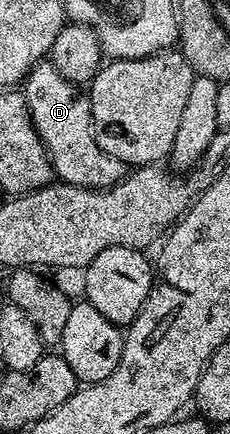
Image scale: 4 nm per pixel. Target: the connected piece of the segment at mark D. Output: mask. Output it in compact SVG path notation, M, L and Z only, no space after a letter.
M45 60L34 66L29 77L23 83L23 93L25 95L25 105L29 107L29 114L33 117L33 127L37 129L37 134L41 142L45 145L45 151L49 153L49 160L53 163L54 175L60 181L70 182L73 186L82 186L88 190L108 190L116 182L122 182L127 173L127 167L123 160L115 160L93 138L92 129L87 125L89 118L89 96L88 93L78 83L68 82L54 68L53 63Z

